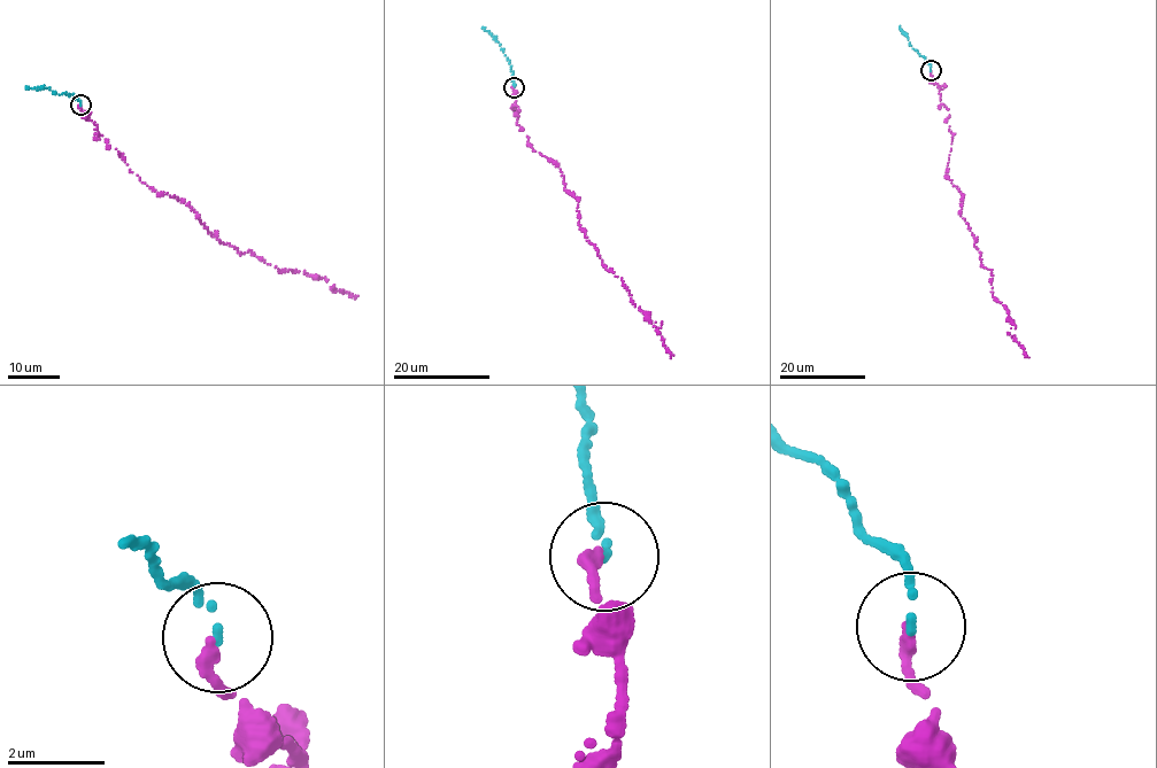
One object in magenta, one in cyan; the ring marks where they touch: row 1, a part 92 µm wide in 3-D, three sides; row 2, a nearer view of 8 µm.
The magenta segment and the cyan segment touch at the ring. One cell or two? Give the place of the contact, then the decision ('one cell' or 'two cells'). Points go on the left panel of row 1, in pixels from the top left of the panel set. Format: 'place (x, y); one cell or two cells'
place (81, 105); one cell

